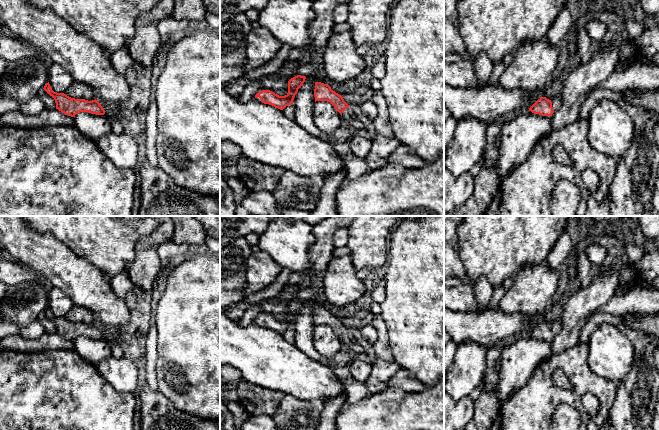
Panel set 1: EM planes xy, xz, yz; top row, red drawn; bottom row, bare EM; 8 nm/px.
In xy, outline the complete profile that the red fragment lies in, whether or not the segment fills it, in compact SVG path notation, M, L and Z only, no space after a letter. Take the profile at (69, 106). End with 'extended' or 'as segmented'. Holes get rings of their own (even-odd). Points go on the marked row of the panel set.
M49 82L45 84L43 89L54 98L56 109L65 115L74 117L80 112L89 112L96 115L105 114L105 110L96 99L92 101L85 99L75 99L67 96L64 93L54 92Z; as segmented

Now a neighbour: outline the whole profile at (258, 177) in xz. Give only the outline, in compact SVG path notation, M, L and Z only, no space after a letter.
M243 155L240 156L237 162L237 177L252 193L273 193L284 171L283 168L262 164Z

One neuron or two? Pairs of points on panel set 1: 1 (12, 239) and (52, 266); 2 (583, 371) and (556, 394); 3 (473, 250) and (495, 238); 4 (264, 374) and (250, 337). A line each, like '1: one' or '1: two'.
1: one
2: one
3: one
4: one

